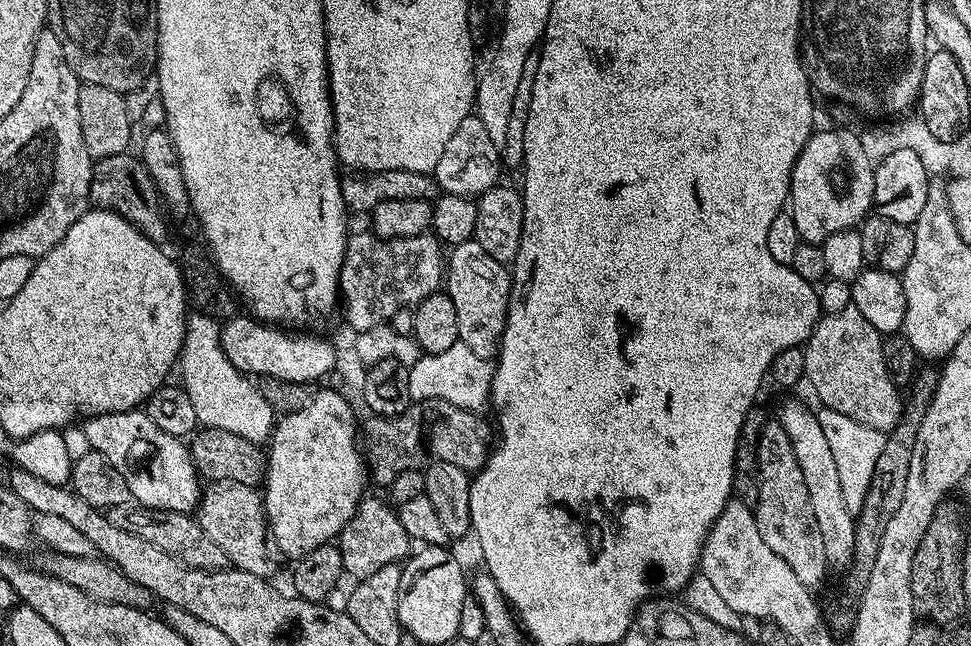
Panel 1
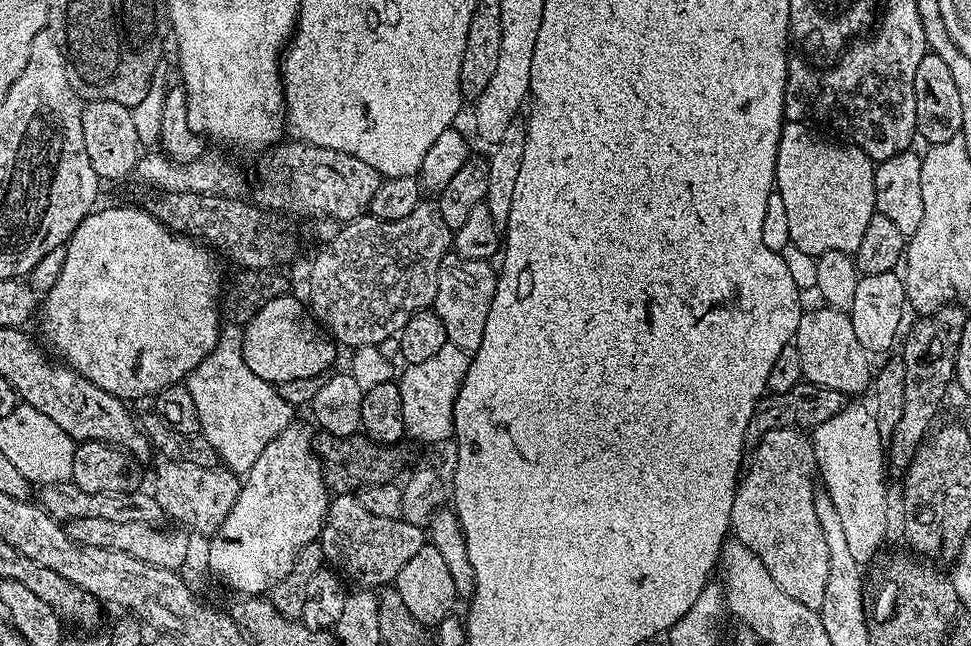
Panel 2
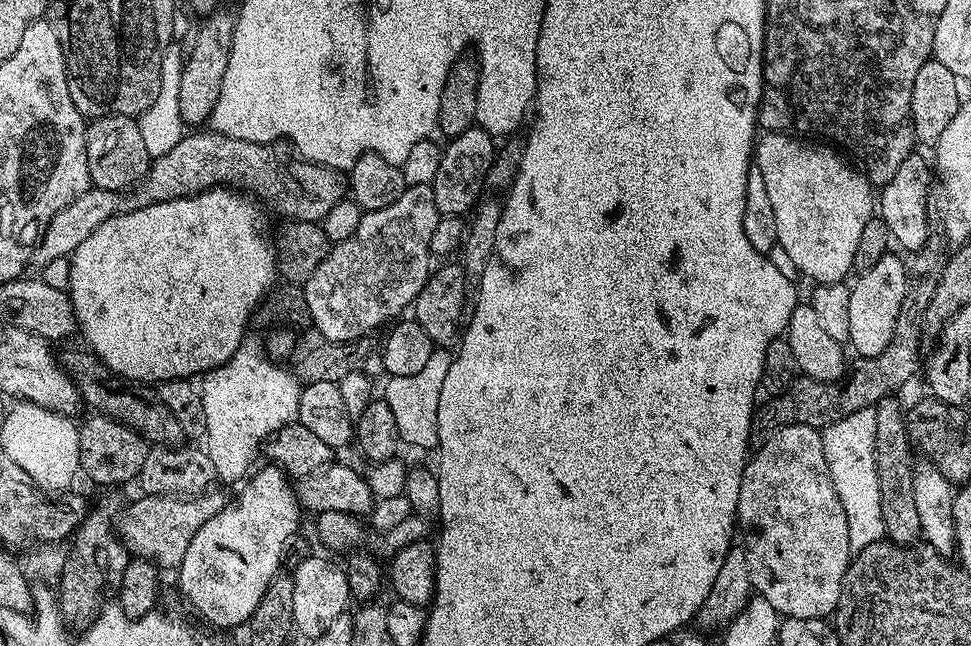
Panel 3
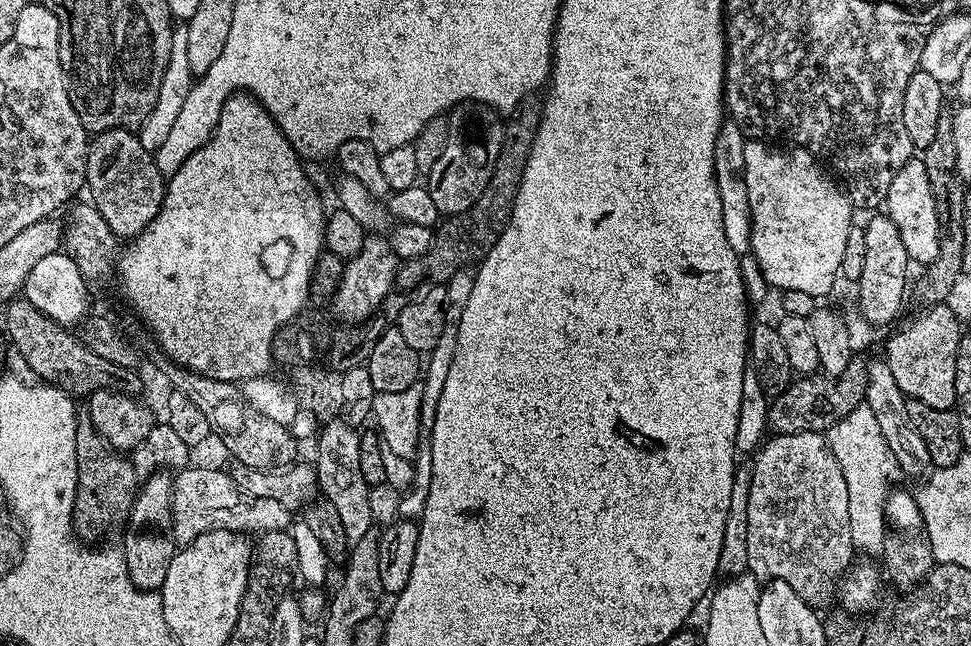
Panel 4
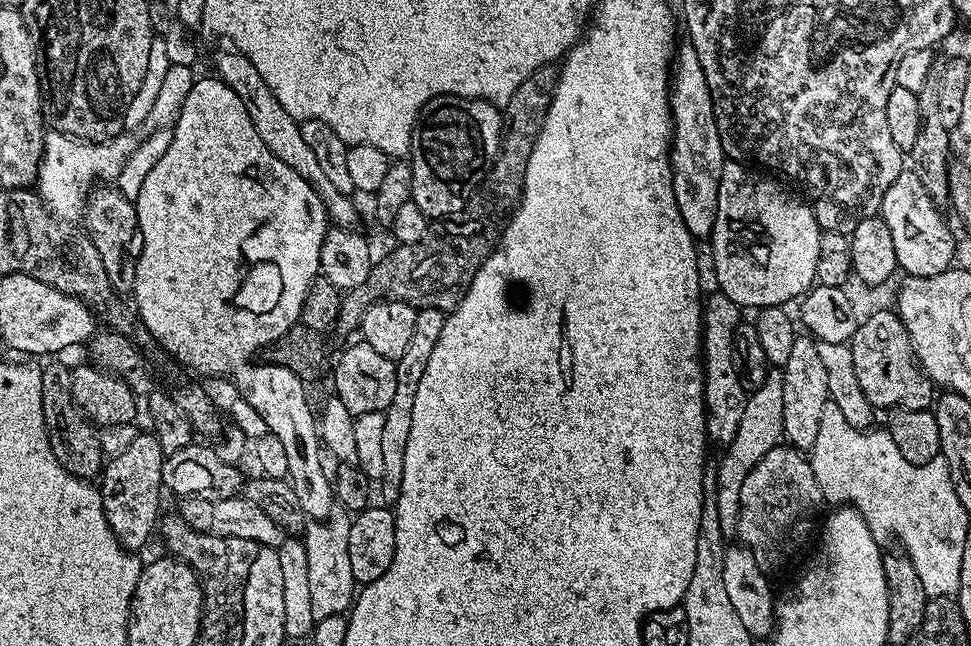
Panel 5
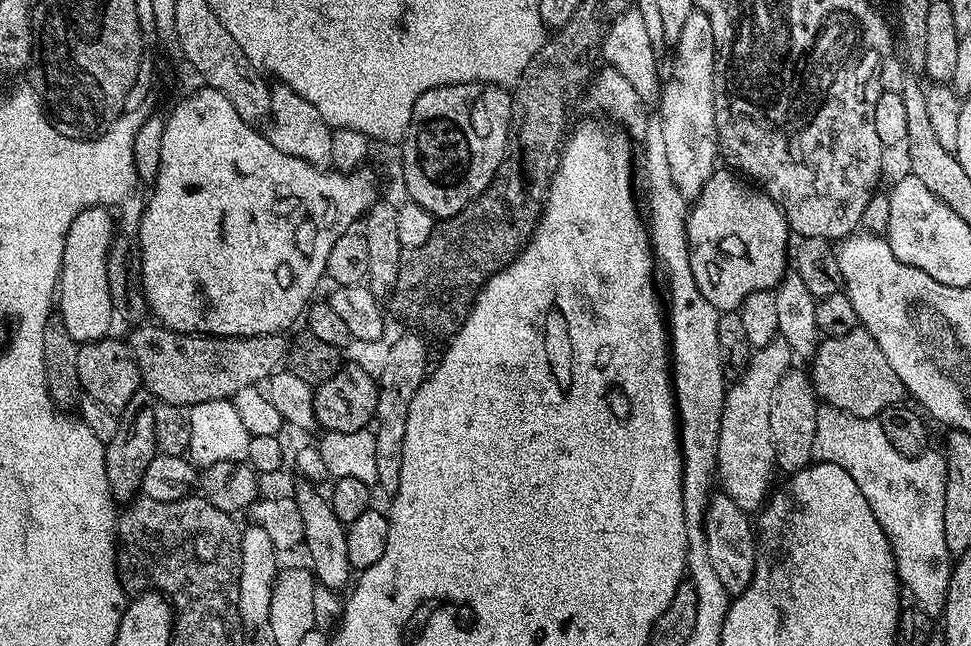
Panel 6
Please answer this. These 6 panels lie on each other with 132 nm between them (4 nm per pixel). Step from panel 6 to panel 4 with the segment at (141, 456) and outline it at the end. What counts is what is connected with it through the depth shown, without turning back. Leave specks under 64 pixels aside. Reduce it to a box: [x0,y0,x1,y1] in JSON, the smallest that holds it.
[122,474,178,593]

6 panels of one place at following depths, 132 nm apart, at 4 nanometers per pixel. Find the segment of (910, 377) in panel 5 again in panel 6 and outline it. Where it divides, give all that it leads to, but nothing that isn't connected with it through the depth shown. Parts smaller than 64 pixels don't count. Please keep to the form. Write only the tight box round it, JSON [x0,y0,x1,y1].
[810,326,905,420]

